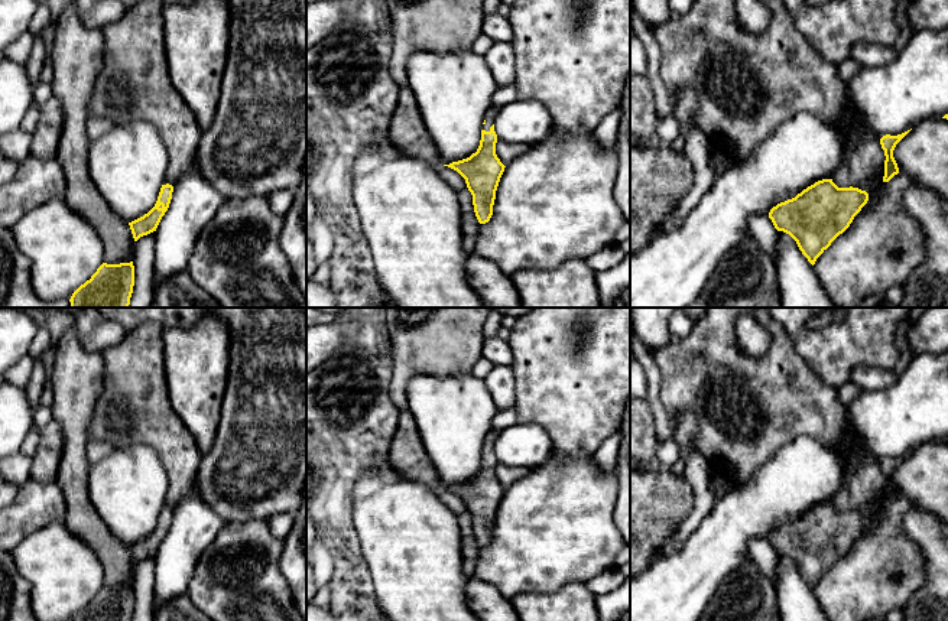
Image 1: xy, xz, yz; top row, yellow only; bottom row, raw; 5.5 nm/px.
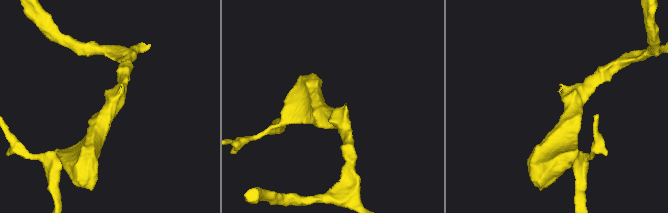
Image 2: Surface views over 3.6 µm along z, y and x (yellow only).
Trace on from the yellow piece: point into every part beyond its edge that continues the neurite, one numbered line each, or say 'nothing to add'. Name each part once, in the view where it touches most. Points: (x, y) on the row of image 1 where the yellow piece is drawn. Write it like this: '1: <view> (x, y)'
1: xz (490, 114)

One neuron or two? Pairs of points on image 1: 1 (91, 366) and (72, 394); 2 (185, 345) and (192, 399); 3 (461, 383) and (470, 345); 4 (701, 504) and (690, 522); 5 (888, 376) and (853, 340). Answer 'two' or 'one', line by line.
1: one
2: one
3: two
4: one
5: two

